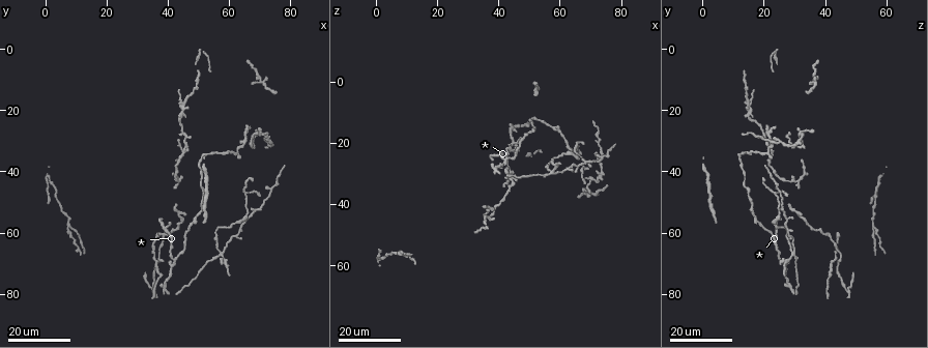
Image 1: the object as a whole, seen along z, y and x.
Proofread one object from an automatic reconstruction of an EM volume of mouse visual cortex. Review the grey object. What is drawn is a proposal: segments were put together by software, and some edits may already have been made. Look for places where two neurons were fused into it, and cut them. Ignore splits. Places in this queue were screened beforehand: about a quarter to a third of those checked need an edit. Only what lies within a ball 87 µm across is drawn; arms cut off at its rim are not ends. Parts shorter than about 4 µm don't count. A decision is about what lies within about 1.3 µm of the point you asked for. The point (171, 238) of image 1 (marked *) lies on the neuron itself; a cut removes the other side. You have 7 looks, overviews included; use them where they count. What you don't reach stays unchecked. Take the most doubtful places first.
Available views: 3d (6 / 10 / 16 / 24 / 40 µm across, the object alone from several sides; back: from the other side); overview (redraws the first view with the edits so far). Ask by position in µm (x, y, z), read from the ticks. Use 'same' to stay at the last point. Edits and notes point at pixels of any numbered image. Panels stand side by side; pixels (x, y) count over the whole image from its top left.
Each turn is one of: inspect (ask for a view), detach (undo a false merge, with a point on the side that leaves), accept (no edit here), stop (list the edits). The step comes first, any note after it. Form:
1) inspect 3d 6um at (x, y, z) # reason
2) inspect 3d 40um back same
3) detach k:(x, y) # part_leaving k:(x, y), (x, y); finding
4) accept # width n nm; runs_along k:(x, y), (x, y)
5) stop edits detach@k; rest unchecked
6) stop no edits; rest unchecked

inspect 3d 24um at (57, 67, 30) # four arms meet

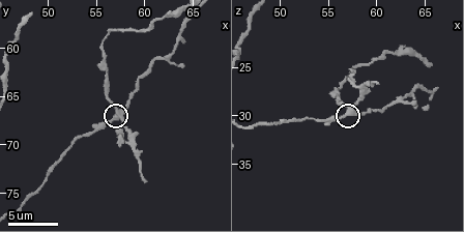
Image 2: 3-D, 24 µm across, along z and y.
inspect 3d 6um at (57.0, 66.4, 29.2)

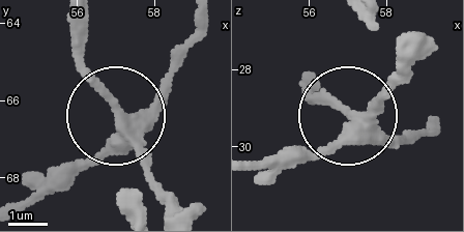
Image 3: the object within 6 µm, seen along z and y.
detach 3:(171, 89) # width 330 nm; part_leaving 3:(134, 128), (200, 23); two neurons meet here

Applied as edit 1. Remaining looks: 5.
inspect overview

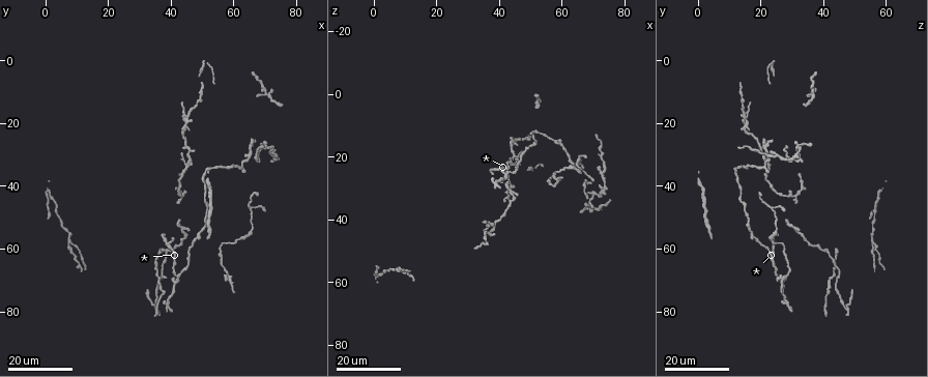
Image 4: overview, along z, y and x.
inspect 3d 16um at (43.0, 69.5, 25.0) # three arms meet

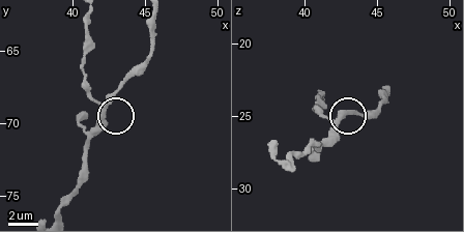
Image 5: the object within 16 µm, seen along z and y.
inspect 3d 10um at (42.0, 69.0, 25.4)

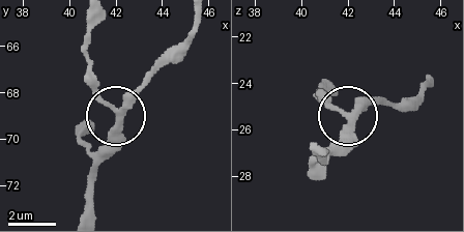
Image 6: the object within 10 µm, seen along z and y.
accept # width 220 nm; runs_along 6:(94, 18), (88, 77), (118, 118), (116, 131), (96, 152); all the same neuron

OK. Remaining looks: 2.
inspect 3d 16um at (37.5, 74.5, 41.0) # calibre changes

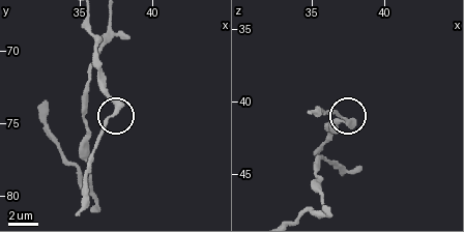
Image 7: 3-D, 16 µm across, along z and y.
inspect 3d 6um at (37.6, 73.8, 41.6)

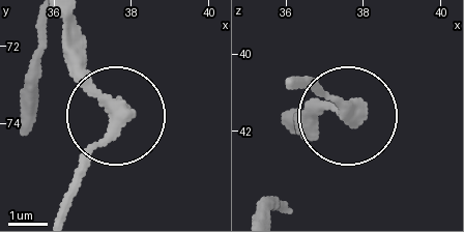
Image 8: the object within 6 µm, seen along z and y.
accept # one neuron here

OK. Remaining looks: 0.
stop edits detach@3; rest unchecked

